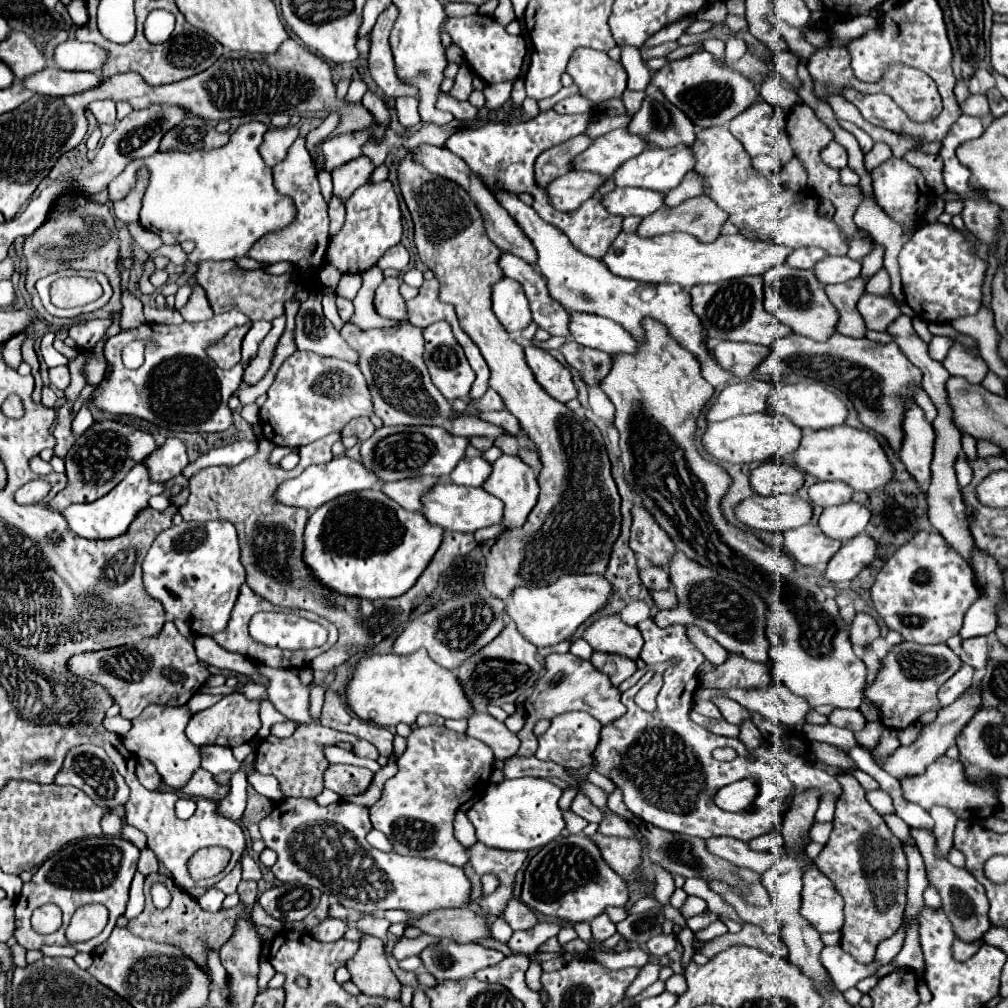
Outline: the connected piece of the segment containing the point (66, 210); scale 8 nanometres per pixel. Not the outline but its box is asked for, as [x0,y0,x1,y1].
[22,201,122,327]

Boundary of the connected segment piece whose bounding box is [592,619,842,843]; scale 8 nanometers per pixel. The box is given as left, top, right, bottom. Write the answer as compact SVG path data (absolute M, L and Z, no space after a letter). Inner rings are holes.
M646 619L642 623L636 625L644 637L644 647L642 647L642 653L640 653L640 659L644 659L648 665L654 665L654 663L664 663L664 661L674 661L674 665L670 665L666 671L664 671L664 687L660 689L658 697L656 697L656 711L654 713L646 713L642 711L636 703L634 703L634 695L640 691L640 687L644 687L652 675L654 675L654 669L646 671L646 675L628 691L622 693L622 703L628 707L626 715L616 719L612 725L606 725L602 727L602 735L600 735L600 743L596 745L598 749L594 749L592 753L592 767L598 771L598 773L604 773L604 777L608 777L622 793L624 793L624 801L628 805L628 809L638 815L642 821L646 823L654 823L656 827L660 829L668 829L668 831L676 831L676 833L686 833L686 835L702 835L702 837L708 837L708 835L732 835L744 843L752 841L754 837L758 835L764 835L766 831L772 831L776 821L784 815L784 802L788 799L783 798L777 786L776 799L780 799L780 805L772 805L772 809L754 809L752 813L728 813L728 811L722 811L720 807L716 807L714 803L714 795L718 789L722 789L724 785L728 783L734 783L741 779L755 779L760 780L763 783L775 784L771 779L780 777L786 779L786 773L788 773L788 787L796 787L796 789L810 789L810 787L816 787L820 791L820 795L824 793L836 793L840 795L842 793L842 787L840 783L826 775L824 771L812 767L808 761L806 761L806 755L786 755L786 753L772 753L770 749L764 749L764 747L758 747L756 751L748 751L738 739L730 739L730 737L720 737L720 735L714 735L710 731L706 731L704 727L696 725L692 719L690 719L690 709L692 709L692 697L694 697L694 691L698 687L698 667L704 663L704 655L688 641L686 637L686 629L684 625L670 625L670 627L656 627L656 623L652 619ZM716 747L734 747L738 757L730 763L720 763L712 757L712 749Z

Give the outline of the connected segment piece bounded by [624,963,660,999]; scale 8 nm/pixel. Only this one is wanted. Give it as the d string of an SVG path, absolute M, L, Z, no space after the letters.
M648 963L642 967L640 975L634 979L634 983L628 987L624 999L634 999L636 995L640 995L644 989L648 989L654 981L658 981L658 971L660 971L660 965L654 965L654 963Z

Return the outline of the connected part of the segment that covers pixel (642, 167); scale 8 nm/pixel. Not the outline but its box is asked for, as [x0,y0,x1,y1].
[614,145,694,193]

